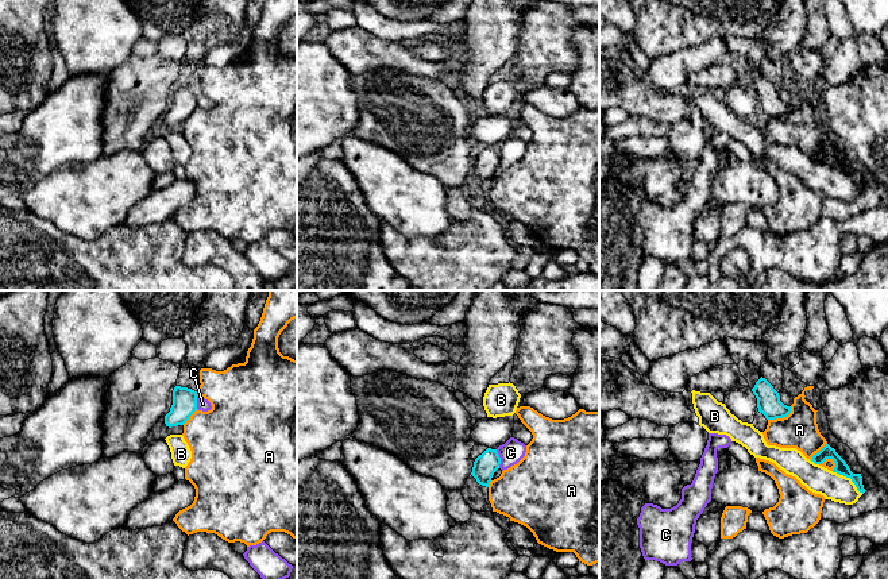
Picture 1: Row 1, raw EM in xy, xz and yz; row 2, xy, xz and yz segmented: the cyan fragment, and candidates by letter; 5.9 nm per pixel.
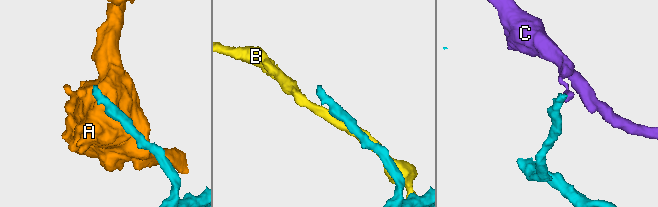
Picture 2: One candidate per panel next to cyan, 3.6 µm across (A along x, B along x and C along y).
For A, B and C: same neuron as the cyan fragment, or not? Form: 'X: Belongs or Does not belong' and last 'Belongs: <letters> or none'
A: Does not belong
B: Does not belong
C: Does not belong
Belongs: none

